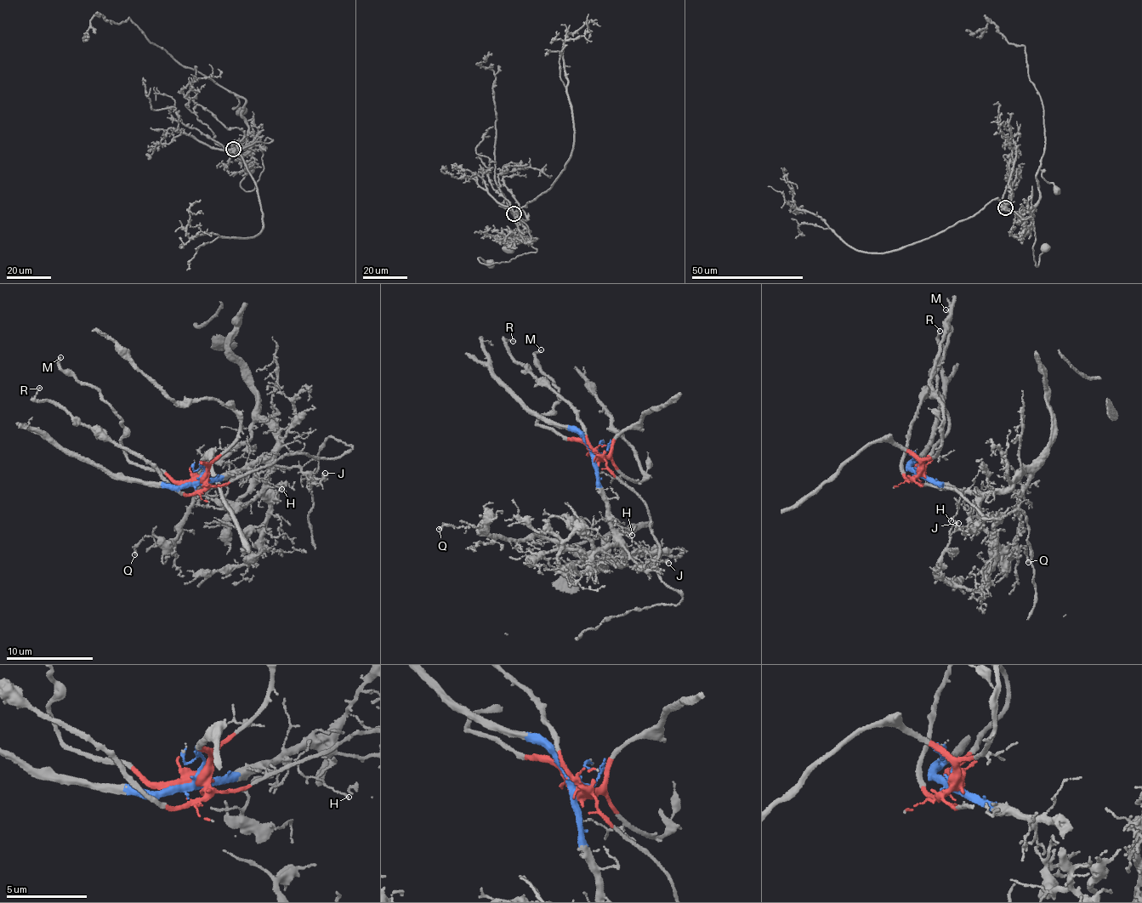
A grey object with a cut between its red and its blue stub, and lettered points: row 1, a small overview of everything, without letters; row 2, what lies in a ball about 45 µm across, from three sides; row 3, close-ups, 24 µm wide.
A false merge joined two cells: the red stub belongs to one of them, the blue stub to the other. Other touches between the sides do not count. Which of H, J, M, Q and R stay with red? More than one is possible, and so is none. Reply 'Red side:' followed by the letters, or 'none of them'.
Red side: M, R

